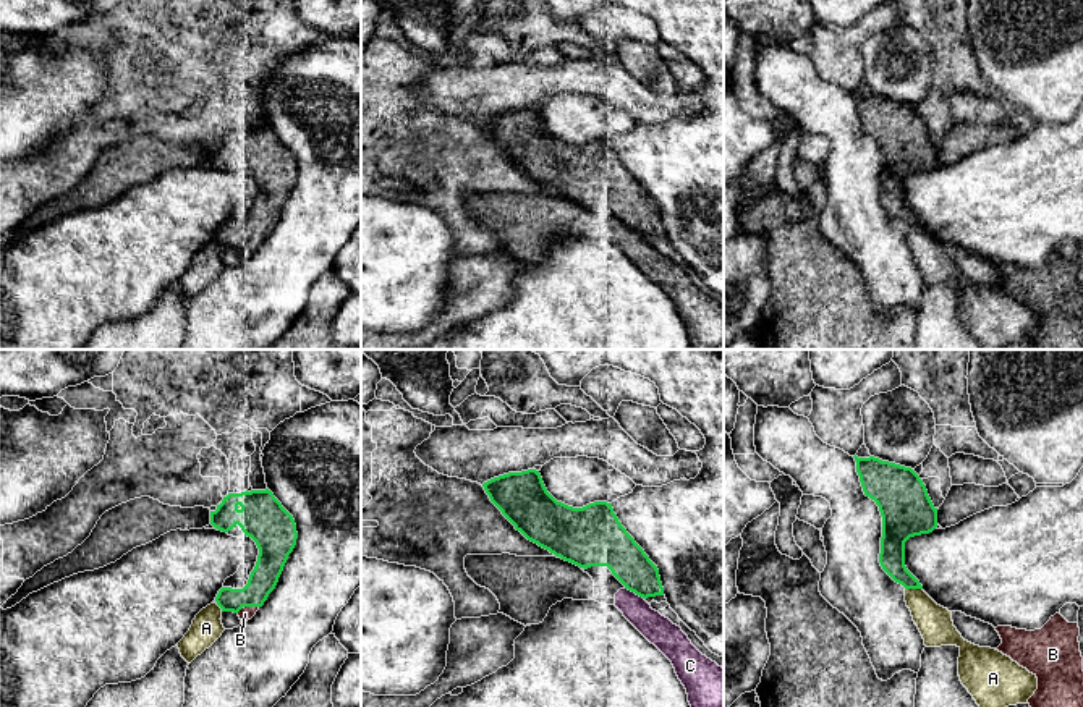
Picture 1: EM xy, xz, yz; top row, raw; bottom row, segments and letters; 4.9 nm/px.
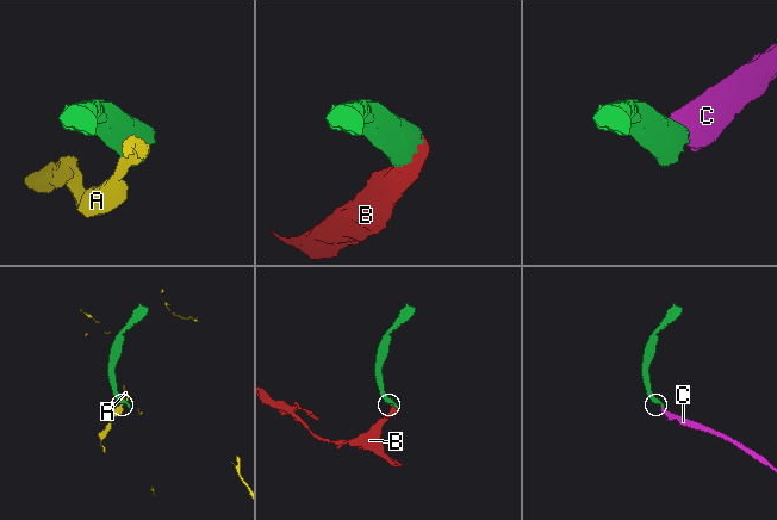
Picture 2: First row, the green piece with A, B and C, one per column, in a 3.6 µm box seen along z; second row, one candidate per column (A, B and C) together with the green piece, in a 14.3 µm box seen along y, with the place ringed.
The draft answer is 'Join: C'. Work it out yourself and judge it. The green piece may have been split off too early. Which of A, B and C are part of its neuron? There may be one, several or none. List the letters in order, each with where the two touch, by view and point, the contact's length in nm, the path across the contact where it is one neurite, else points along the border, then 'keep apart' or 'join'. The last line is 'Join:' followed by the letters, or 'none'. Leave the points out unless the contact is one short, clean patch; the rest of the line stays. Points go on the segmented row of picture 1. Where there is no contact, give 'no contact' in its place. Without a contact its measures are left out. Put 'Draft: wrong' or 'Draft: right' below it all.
A: yz (913, 588) | 90 nm | keep apart
B: xy (246, 605) | 120 nm | join
C: xz (633, 591) | 120 nm | keep apart
Join: B
Draft: wrong

